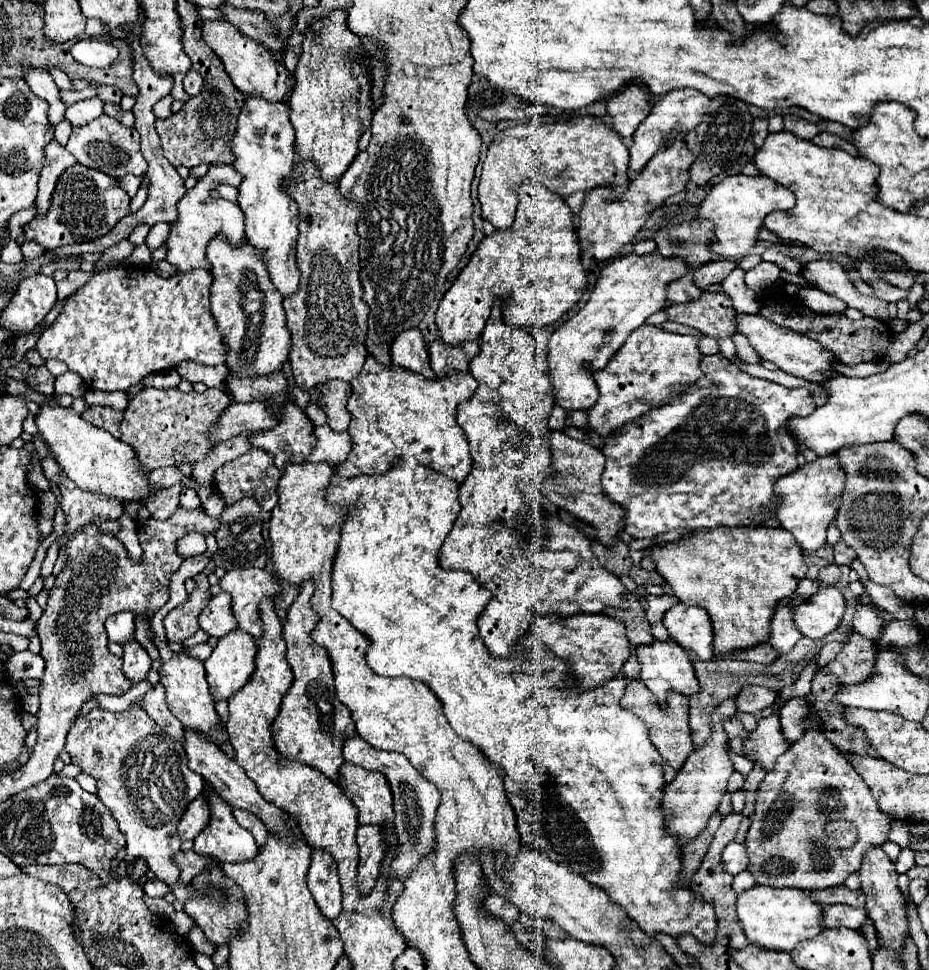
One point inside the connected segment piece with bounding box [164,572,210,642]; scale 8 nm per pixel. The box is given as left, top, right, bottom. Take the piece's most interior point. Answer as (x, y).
(181, 622)

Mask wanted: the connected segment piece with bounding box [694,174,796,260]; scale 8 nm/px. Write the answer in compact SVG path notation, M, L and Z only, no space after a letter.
M728 176L724 180L720 180L718 184L714 184L706 198L698 204L694 218L696 220L708 220L714 224L714 236L716 242L708 244L708 250L722 256L722 258L744 258L752 244L758 240L756 232L762 226L762 220L766 214L774 212L774 210L790 210L794 206L796 198L794 194L784 188L782 184L778 184L772 178L766 176Z

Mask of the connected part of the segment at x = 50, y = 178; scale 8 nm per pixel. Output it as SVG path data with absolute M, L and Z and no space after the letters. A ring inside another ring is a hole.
M56 138L52 142L48 142L46 160L44 160L44 166L40 172L40 182L38 182L38 186L40 186L38 198L36 198L38 200L38 216L48 210L50 196L52 196L58 176L72 164L76 164L76 158Z

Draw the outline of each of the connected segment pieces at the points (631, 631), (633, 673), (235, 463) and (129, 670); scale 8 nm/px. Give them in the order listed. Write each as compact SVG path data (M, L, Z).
M626 594L626 604L628 604L628 608L618 608L618 610L610 608L604 614L608 614L610 618L614 618L614 620L618 620L618 622L622 622L626 626L626 636L634 646L650 644L654 640L654 636L650 632L646 612L640 606L638 596Z
M636 652L630 654L630 658L626 660L622 672L624 672L626 678L638 678L640 676L640 664L638 664L638 658L636 658Z
M252 448L250 452L246 452L238 460L232 460L232 462L226 462L224 466L220 466L214 474L214 486L216 486L218 494L224 498L226 506L242 500L244 496L256 496L258 502L262 498L268 498L266 504L270 502L270 510L272 510L276 504L276 486L278 486L280 476L282 474L276 470L274 462L272 462L272 454L258 450L258 448Z
M130 638L128 642L122 644L124 648L124 664L122 664L122 670L124 674L132 680L132 682L140 682L146 678L148 670L150 670L150 656L148 652L140 646L140 642L136 638Z

